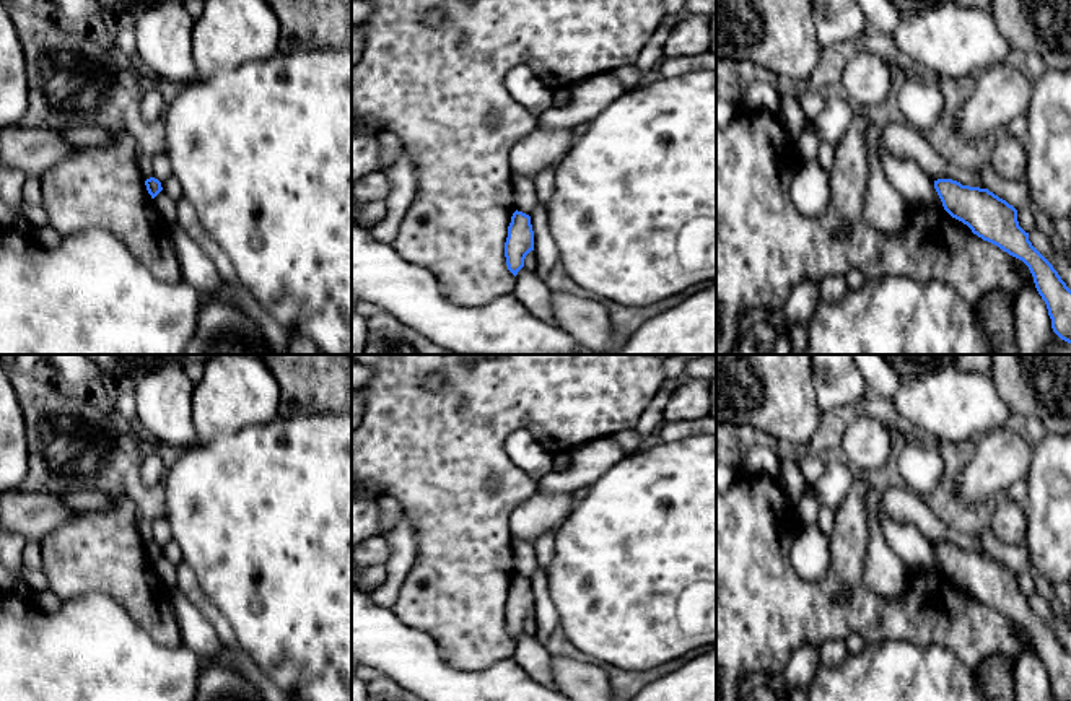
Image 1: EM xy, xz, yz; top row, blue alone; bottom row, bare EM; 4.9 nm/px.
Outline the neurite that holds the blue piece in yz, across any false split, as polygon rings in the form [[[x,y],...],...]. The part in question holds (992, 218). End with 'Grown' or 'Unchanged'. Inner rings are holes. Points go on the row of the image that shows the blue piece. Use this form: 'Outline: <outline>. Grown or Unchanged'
Outline: [[[952,179],[934,181],[944,210],[973,234],[1022,260],[1047,304],[1053,332],[1071,343],[1071,290],[1053,265],[1032,246],[1017,221],[1017,210],[988,189],[962,185]]]. Unchanged

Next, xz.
Outline: [[[516,210],[511,216],[505,242],[506,265],[514,276],[524,267],[524,259],[531,250],[534,250],[531,216]]]. Unchanged

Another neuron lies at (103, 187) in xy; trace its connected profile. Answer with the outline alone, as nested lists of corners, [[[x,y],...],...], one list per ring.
[[[125,130],[111,132],[117,135],[112,145],[75,146],[63,161],[41,176],[41,207],[47,213],[47,224],[62,237],[103,228],[119,237],[158,281],[179,283],[182,275],[173,244],[173,226],[163,221],[146,190],[137,163],[137,142]]]

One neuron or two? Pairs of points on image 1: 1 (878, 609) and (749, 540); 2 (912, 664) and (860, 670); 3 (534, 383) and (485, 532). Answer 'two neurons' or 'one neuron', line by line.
1: one neuron
2: one neuron
3: one neuron

